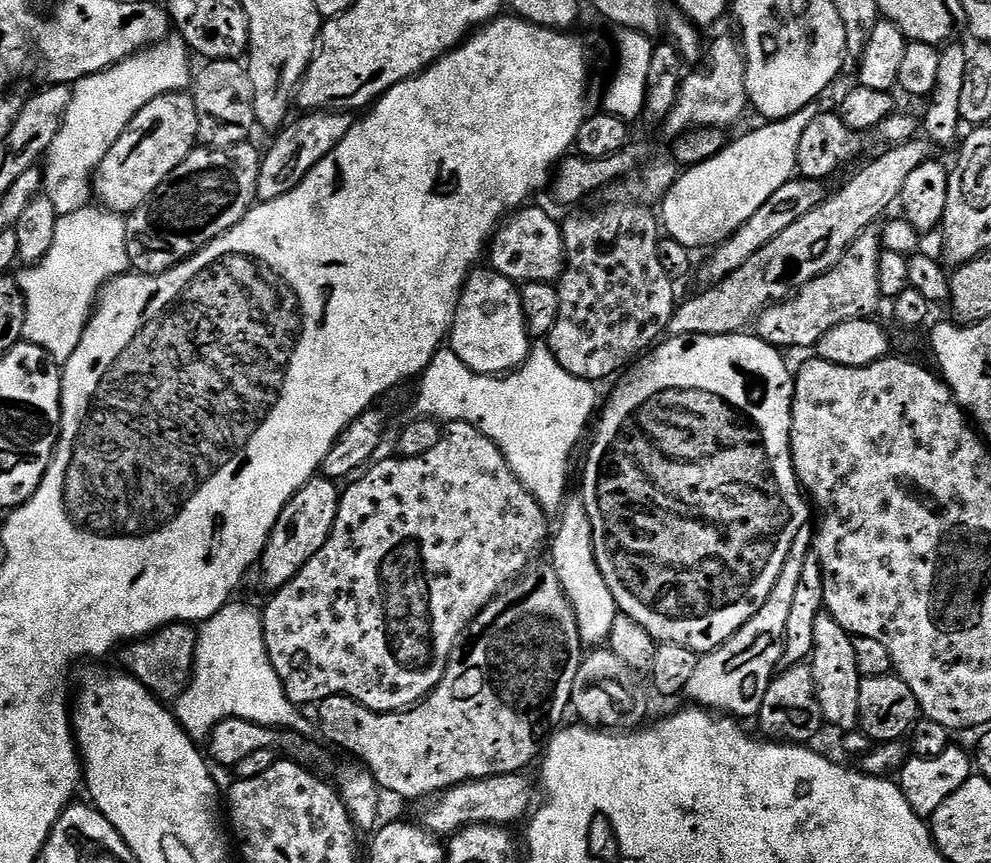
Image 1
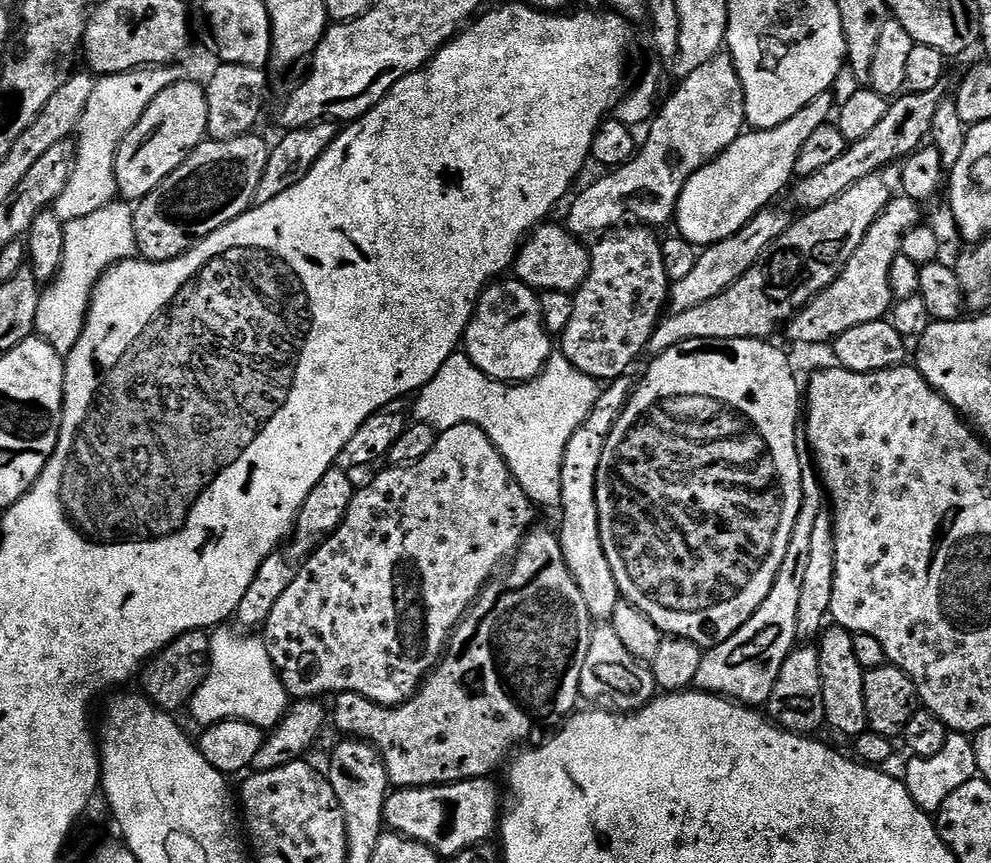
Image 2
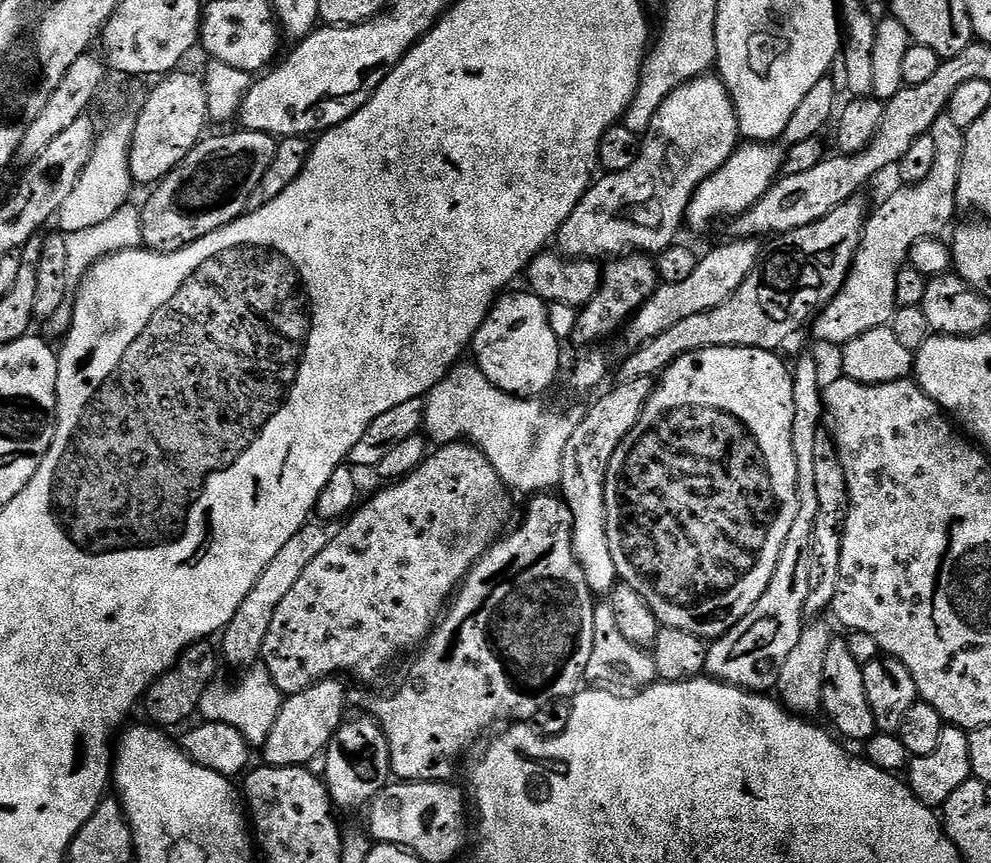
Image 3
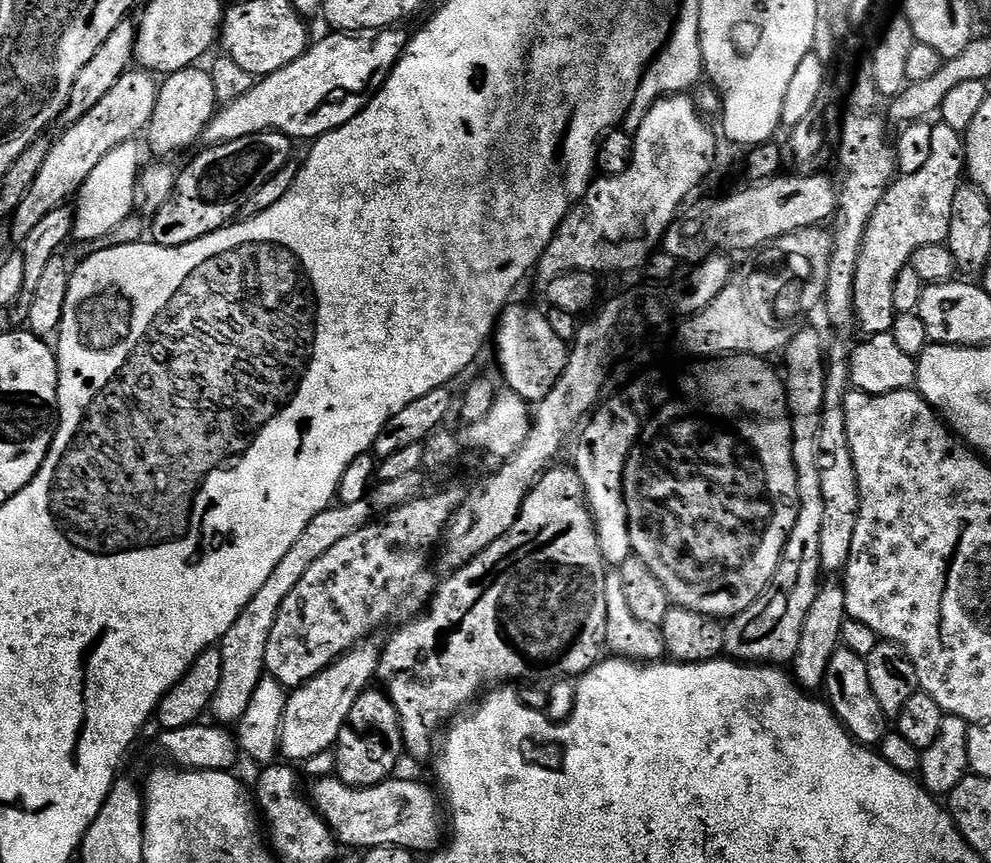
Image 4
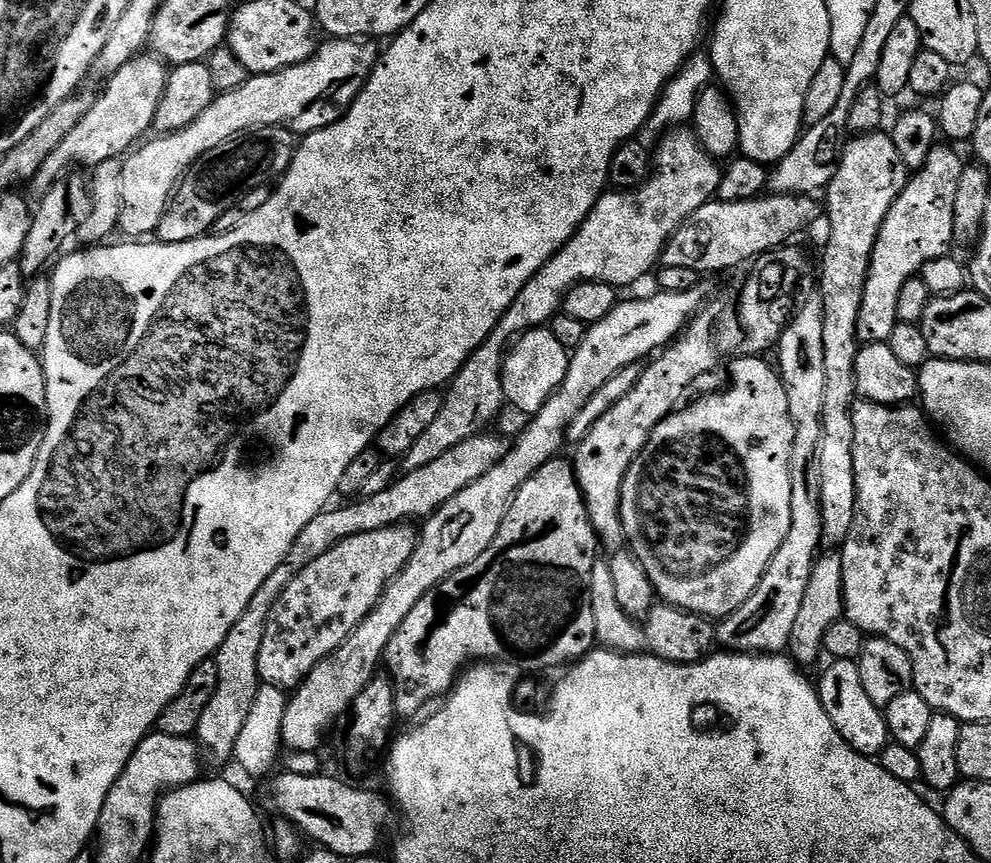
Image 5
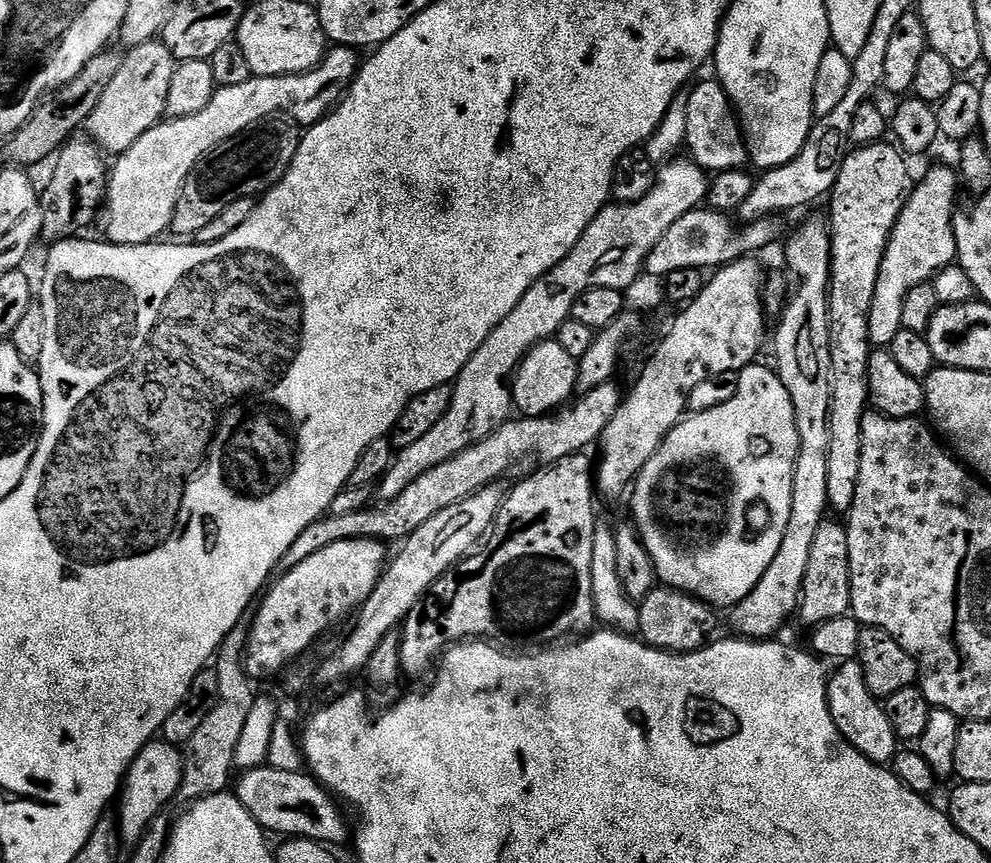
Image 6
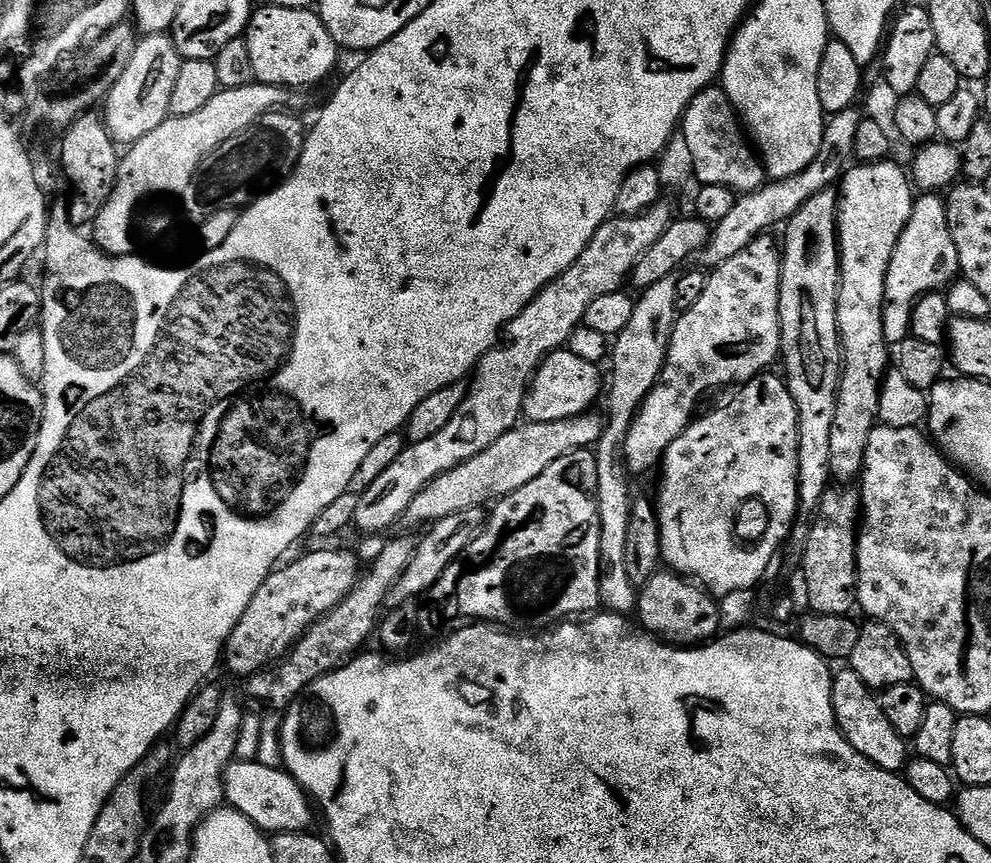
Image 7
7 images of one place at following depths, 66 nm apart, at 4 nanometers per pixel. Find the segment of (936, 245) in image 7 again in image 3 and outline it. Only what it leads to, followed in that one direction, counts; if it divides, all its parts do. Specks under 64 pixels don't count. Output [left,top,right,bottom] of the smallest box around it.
[810,114,966,346]

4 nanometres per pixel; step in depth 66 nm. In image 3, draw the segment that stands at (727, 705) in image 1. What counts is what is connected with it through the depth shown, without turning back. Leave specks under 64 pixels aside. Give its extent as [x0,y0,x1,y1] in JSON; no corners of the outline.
[704,357,826,694]

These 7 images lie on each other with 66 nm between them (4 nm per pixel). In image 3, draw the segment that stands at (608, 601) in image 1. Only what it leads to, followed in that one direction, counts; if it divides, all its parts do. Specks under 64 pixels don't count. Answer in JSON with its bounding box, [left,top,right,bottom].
[558,378,654,598]

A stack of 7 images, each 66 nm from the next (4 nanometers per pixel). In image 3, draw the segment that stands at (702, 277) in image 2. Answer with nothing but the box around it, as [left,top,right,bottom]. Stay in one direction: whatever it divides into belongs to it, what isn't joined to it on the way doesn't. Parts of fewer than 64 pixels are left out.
[622,238,762,349]

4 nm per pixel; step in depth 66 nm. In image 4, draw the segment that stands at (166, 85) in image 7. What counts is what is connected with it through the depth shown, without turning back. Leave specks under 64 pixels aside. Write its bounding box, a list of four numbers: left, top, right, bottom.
[10,70,158,242]

